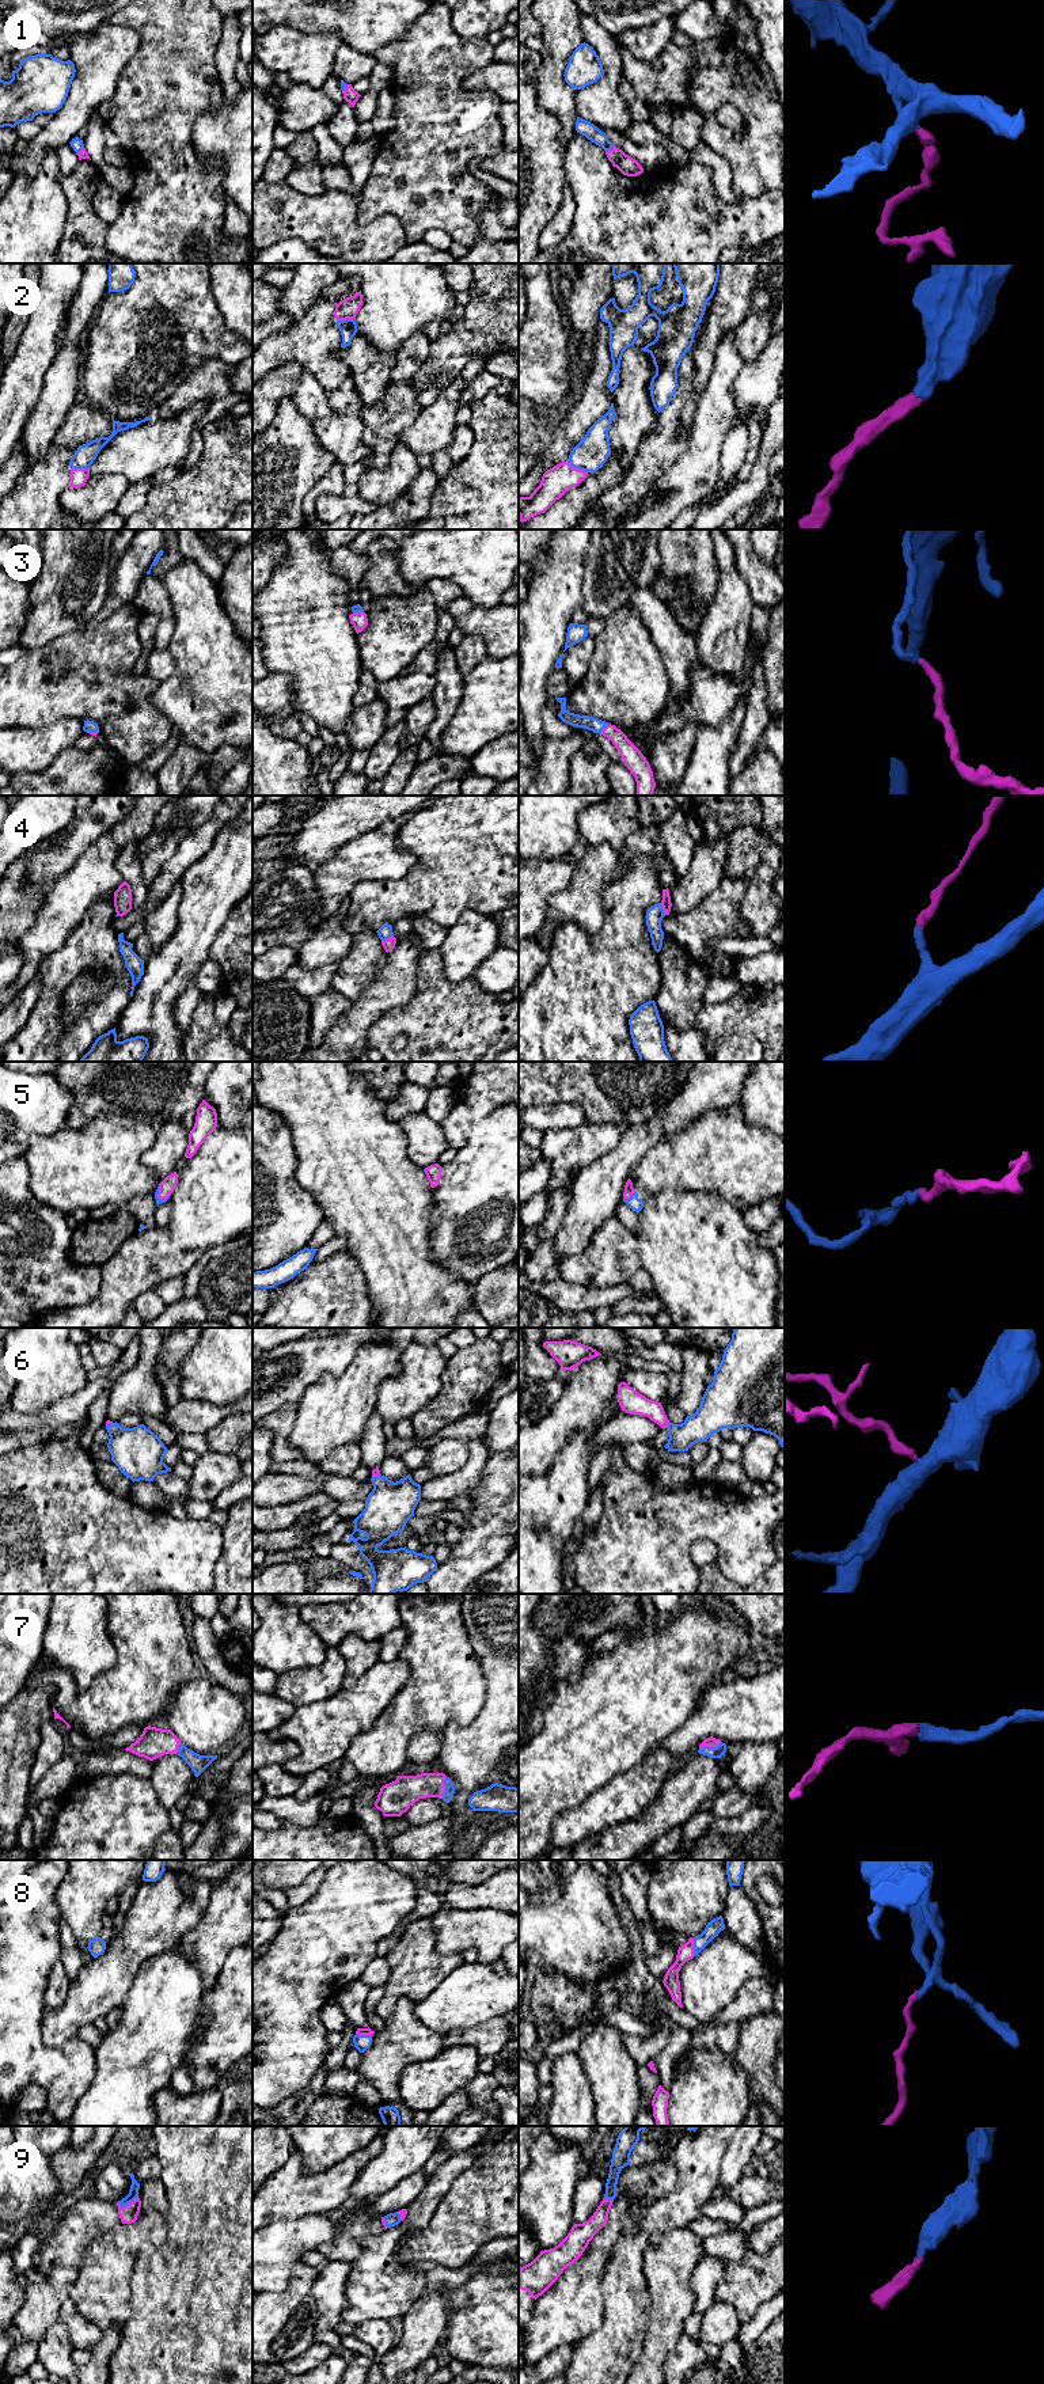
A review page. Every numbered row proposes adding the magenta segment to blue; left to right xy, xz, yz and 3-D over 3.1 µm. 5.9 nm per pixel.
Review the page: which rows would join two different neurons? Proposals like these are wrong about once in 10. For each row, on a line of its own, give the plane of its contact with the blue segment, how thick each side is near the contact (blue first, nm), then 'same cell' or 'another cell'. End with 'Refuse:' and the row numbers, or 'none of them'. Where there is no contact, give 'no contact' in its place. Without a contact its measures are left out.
1: contact in yz; calibres 90 and 110 nm; same cell
2: contact in yz; calibres 200 and 170 nm; same cell
3: contact in yz; calibres 80 and 120 nm; same cell
4: contact in yz; calibres 100 and 60 nm; same cell
5: contact in yz; calibres 80 and 60 nm; same cell
6: contact in yz; calibres 180 and 140 nm; same cell
7: contact in yz; calibres 70 and 60 nm; same cell
8: contact in yz; calibres 90 and 90 nm; same cell
9: contact in xy; calibres 60 and 100 nm; same cell
Refuse: none of them

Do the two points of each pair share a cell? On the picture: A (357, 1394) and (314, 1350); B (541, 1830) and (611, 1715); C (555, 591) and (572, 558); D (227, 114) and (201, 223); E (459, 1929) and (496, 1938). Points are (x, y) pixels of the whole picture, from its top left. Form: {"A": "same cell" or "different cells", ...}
{"A": "different cells", "B": "same cell", "C": "same cell", "D": "different cells", "E": "same cell"}

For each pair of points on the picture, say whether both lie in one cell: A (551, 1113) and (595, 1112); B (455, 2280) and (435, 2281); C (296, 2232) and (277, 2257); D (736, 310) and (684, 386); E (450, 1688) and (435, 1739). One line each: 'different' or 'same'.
A: different
B: same
C: same
D: different
E: different

